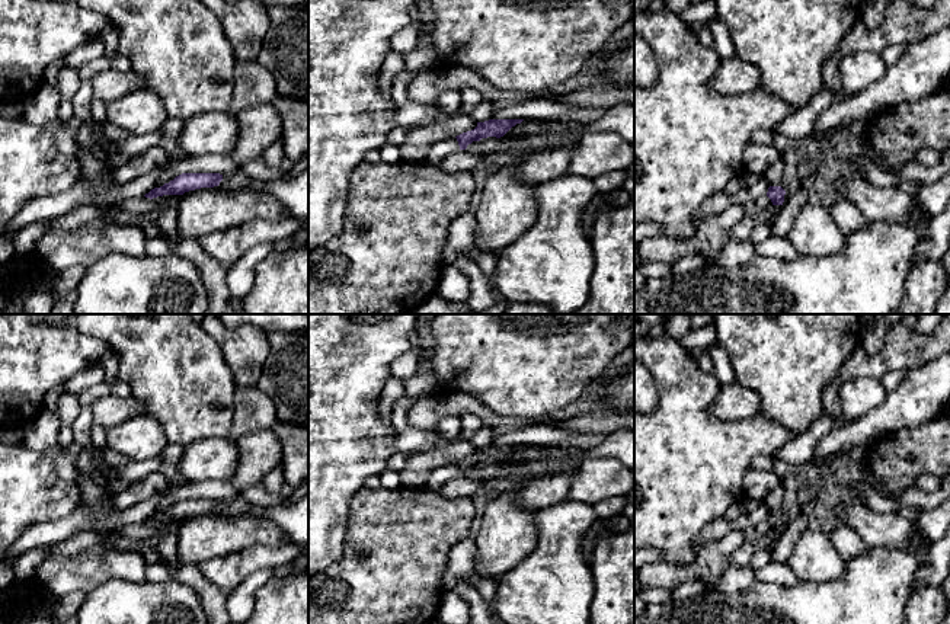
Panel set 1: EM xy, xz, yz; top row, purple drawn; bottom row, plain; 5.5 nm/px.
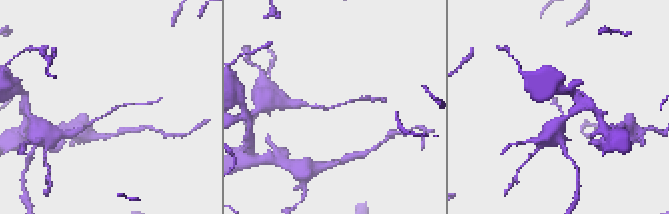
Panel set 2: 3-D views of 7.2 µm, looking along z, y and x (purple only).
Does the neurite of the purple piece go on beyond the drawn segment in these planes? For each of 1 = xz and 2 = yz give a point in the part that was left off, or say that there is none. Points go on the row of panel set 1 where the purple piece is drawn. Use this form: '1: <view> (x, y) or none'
1: none
2: none

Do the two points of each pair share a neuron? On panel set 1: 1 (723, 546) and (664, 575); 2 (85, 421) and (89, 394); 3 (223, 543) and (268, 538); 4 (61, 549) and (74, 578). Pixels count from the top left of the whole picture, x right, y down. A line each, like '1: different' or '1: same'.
1: same
2: same
3: same
4: different

